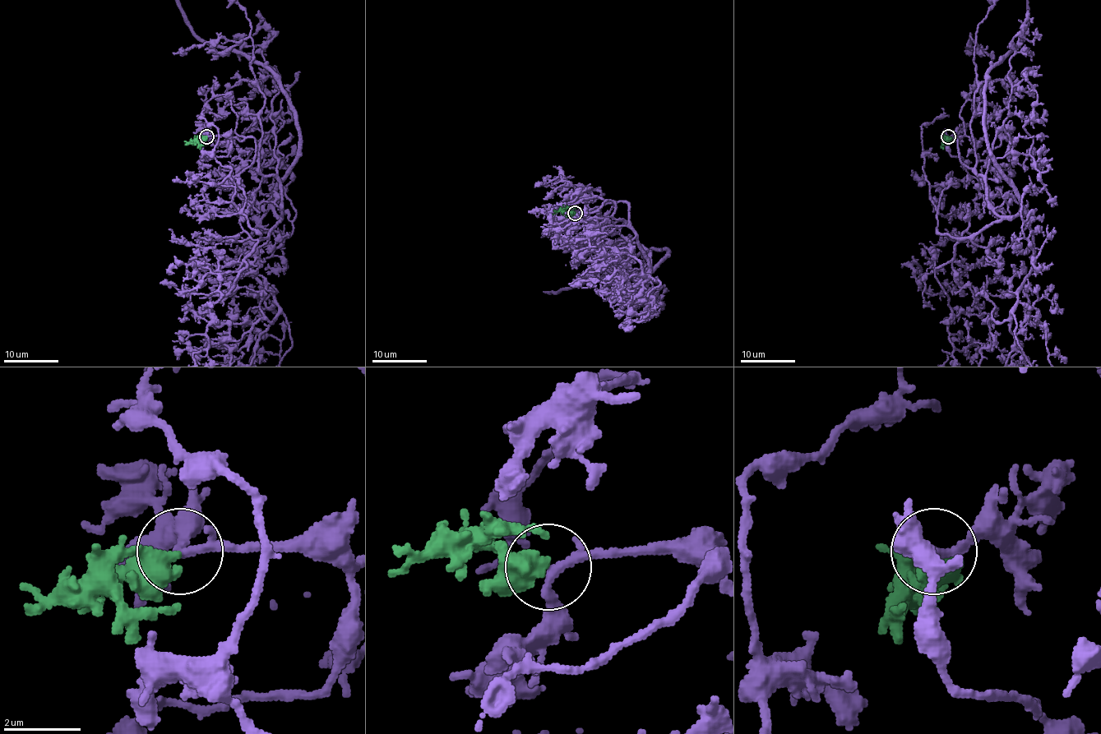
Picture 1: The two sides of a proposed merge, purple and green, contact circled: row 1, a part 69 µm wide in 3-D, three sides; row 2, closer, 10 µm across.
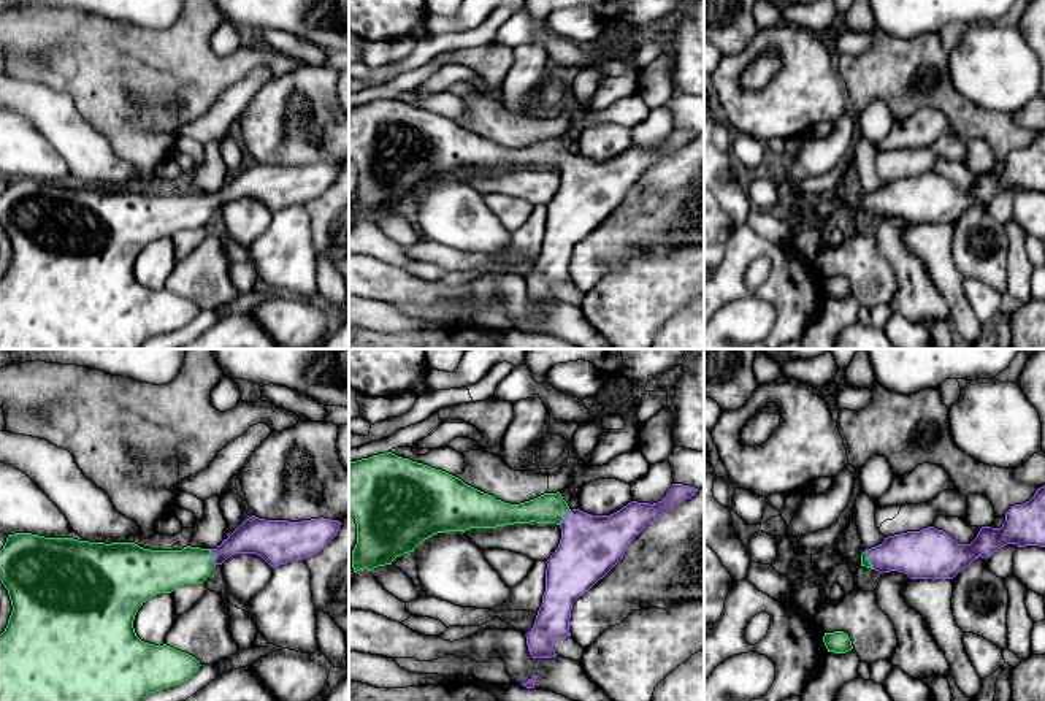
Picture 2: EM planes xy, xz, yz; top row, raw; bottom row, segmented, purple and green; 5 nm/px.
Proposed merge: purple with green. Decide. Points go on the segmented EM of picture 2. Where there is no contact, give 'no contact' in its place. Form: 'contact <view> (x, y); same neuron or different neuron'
contact xy (213, 557); same neuron

